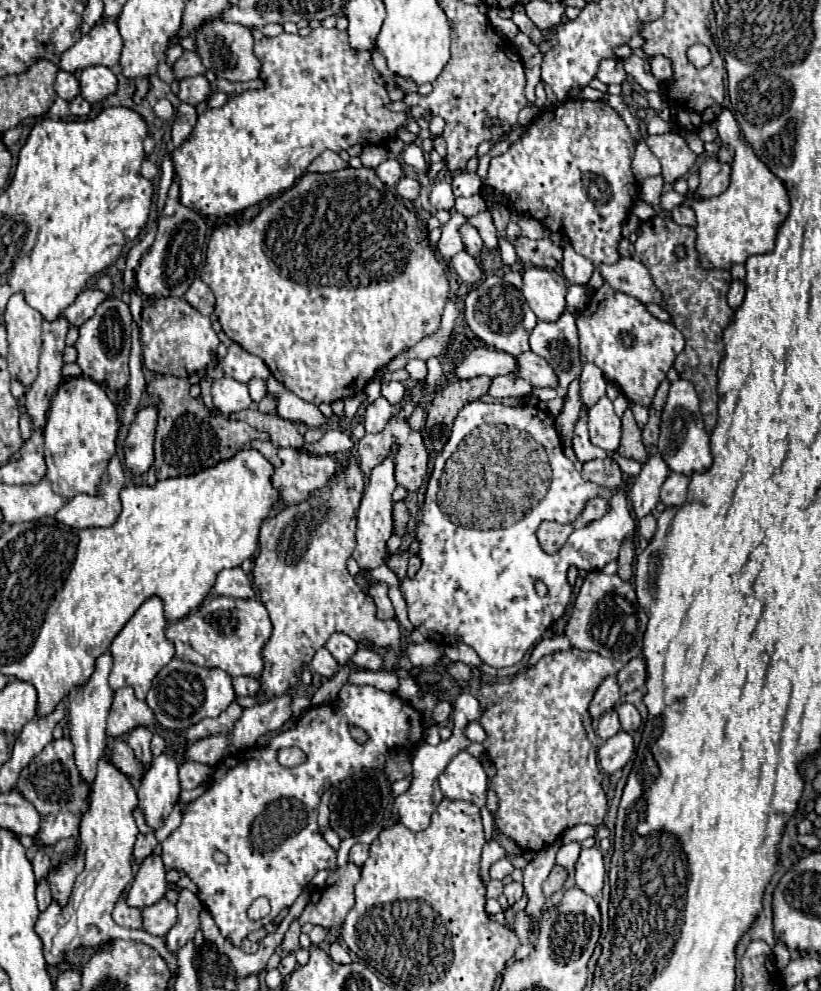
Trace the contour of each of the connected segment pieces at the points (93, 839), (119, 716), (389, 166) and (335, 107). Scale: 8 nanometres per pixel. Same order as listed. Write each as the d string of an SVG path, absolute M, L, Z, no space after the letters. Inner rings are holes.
M100 759L98 761L98 773L96 773L94 787L92 787L92 795L90 795L90 809L82 819L80 835L78 835L76 853L80 853L84 857L84 869L74 883L74 889L70 893L68 903L60 905L54 899L50 903L50 907L40 913L40 917L34 925L36 935L44 943L44 959L46 959L48 967L62 965L64 953L74 951L82 945L94 947L94 945L100 945L100 943L112 941L112 939L136 939L136 941L142 941L142 943L154 947L164 957L170 971L178 971L176 957L168 953L164 939L148 935L142 929L118 927L110 917L116 901L120 899L120 895L124 891L124 887L130 885L134 879L132 847L134 847L134 841L138 837L138 827L136 827L134 817L132 817L132 811L136 809L136 803L138 803L138 799L136 799L136 791L132 787L130 779L124 777L114 765ZM70 917L74 921L74 931L72 931L72 941L66 943L60 939L60 933L62 933L62 927L70 921Z
M122 687L114 693L110 715L106 721L106 735L122 737L138 725L150 727L154 723L154 713L146 705L146 701L138 701L134 697L132 687Z
M386 159L384 163L380 163L376 167L376 175L388 185L392 187L400 177L402 177L402 169L400 169L400 163L396 159Z
M318 27L314 29L310 35L306 37L300 37L300 35L290 35L290 33L282 33L278 37L264 37L260 41L254 43L254 55L262 61L262 73L260 77L266 81L266 87L260 89L260 91L244 91L242 95L238 97L232 97L228 99L228 103L224 107L218 107L218 109L208 109L204 111L200 117L198 117L198 123L196 127L192 129L192 133L188 135L188 139L172 153L172 163L174 163L174 173L178 177L178 201L184 205L184 207L190 207L192 211L198 211L202 217L226 217L226 215L234 215L238 211L244 211L252 205L258 205L260 201L264 199L272 199L276 197L278 193L290 189L296 179L300 179L304 175L304 171L308 169L308 165L312 163L312 159L316 159L320 153L324 153L326 149L338 153L342 149L348 149L360 141L366 141L366 143L374 143L374 145L384 145L388 143L390 139L394 137L402 137L404 143L412 143L416 141L418 137L414 133L408 133L408 131L398 131L398 127L406 125L410 119L406 113L392 113L386 109L386 105L390 103L388 99L388 93L384 87L380 87L374 79L376 79L376 69L372 67L370 63L370 51L352 51L350 45L348 45L348 37L346 33L338 31L338 29L324 29L324 27Z

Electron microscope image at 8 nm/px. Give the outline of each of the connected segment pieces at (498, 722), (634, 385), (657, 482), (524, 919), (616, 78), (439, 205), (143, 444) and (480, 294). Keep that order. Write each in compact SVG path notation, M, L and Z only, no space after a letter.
M570 649L564 653L546 655L524 673L504 681L482 683L474 693L482 707L480 725L486 731L482 745L496 767L496 775L492 779L492 789L498 795L496 825L522 849L538 853L540 849L558 841L560 835L574 825L588 823L598 827L604 821L608 801L602 787L602 771L598 769L596 735L592 731L588 705L604 677L616 675L622 667L624 663L618 659L606 659L598 653Z
M608 283L592 293L584 313L576 315L576 325L580 333L580 359L584 363L586 359L596 363L604 377L622 389L630 403L648 409L650 417L642 429L642 439L648 449L654 449L660 435L662 411L652 403L660 381L666 379L666 373L674 365L676 355L684 349L682 333L674 325L652 317L638 299L614 291Z
M654 453L642 465L642 473L634 479L630 495L628 495L632 501L634 515L638 519L642 519L644 515L650 515L656 509L660 501L660 487L668 475L670 475L670 469L666 467L664 459L658 453Z
M520 911L520 913L516 915L516 925L514 925L514 929L516 929L518 937L520 937L524 943L528 943L528 915L526 915L526 911Z
M604 59L604 61L600 63L600 69L598 69L596 79L600 79L600 81L606 83L606 85L624 83L624 81L626 81L626 71L624 71L622 59Z
M436 181L432 191L430 191L430 203L436 209L452 209L454 207L454 193L452 193L452 185L446 181Z
M146 407L136 413L126 441L124 441L124 463L132 475L144 475L154 463L154 431L156 431L156 409Z
M490 275L468 293L464 317L466 317L466 323L470 325L470 329L476 333L476 337L480 337L486 345L490 345L498 351L510 353L512 357L522 355L522 351L530 351L528 337L538 319L532 313L532 309L528 307L522 291L516 289L514 285L506 283L502 277Z

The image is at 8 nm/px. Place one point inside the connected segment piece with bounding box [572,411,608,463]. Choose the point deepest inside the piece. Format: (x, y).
(584, 450)

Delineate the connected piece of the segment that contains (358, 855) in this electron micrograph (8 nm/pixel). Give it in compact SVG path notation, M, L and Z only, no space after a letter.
M356 843L356 845L350 849L350 861L356 863L358 867L362 867L362 863L368 859L368 849L370 849L370 845L366 845L366 843Z

